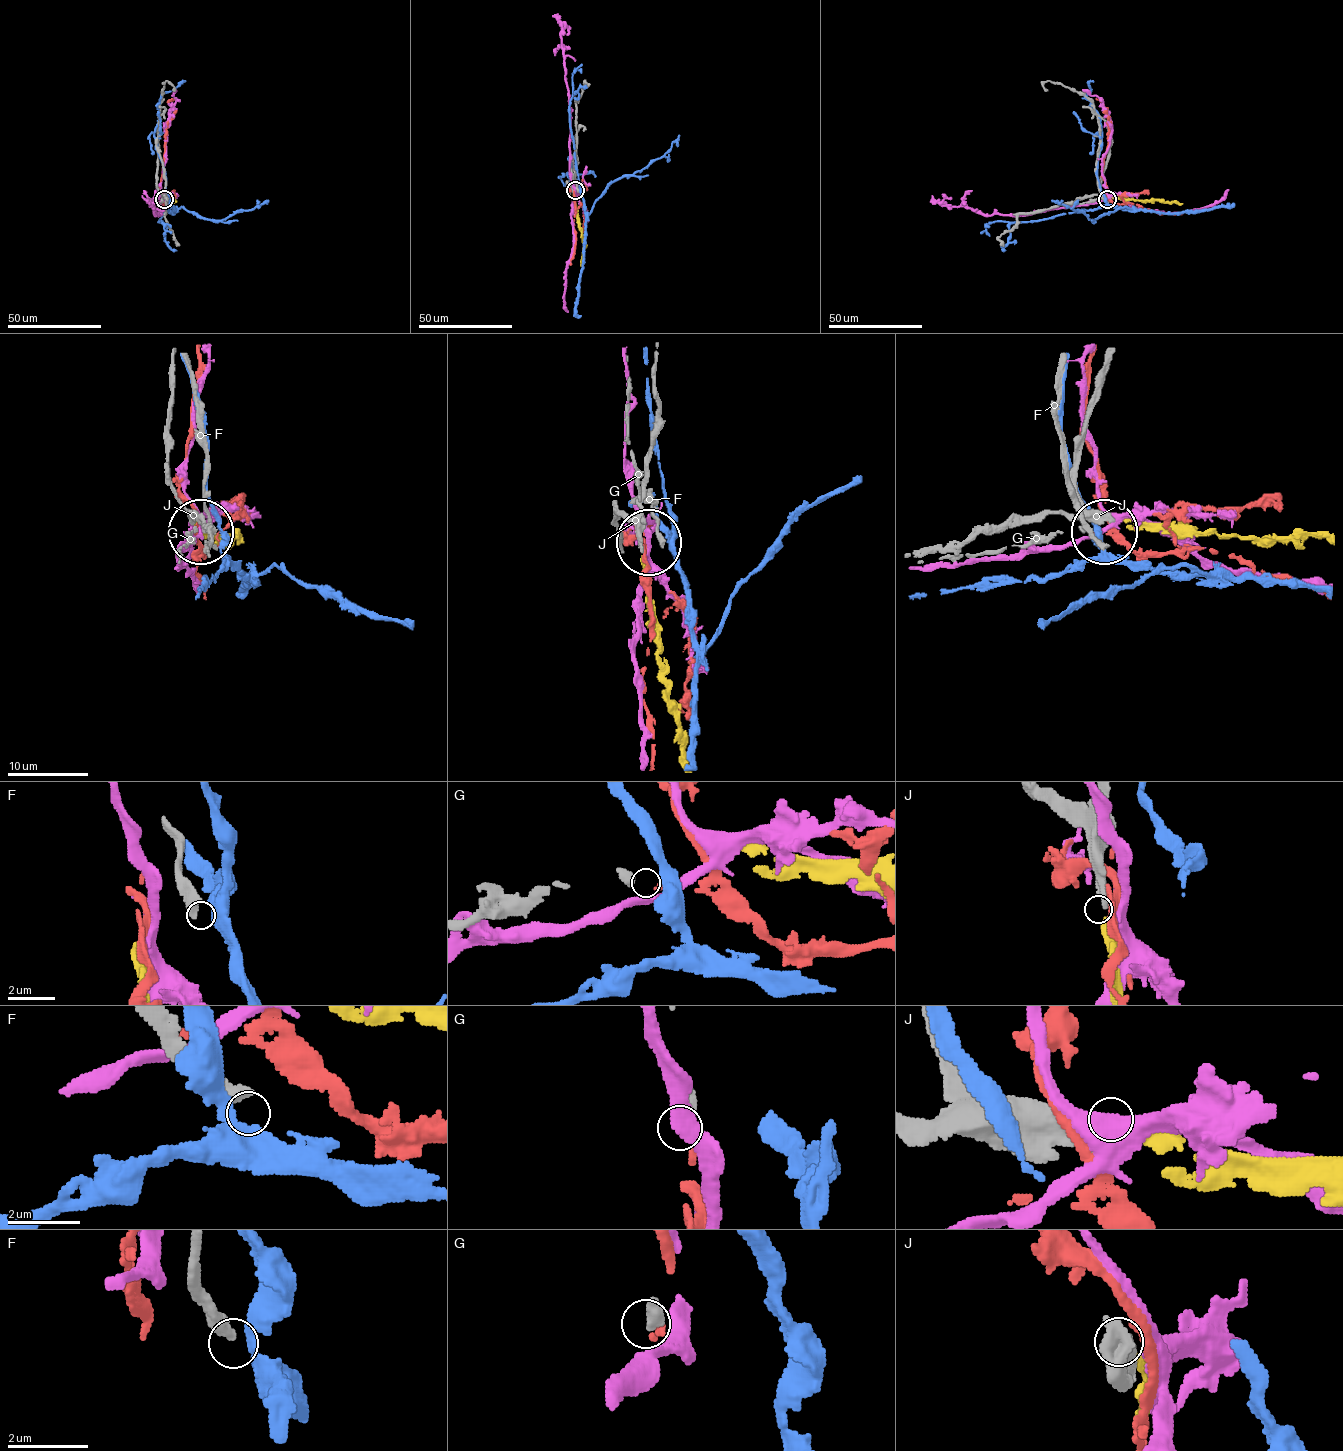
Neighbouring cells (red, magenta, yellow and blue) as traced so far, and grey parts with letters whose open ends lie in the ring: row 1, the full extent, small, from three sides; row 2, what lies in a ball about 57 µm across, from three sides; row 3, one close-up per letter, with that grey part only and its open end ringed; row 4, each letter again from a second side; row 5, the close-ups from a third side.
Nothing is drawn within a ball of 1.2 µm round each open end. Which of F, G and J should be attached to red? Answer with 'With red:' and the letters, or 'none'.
With red: G

